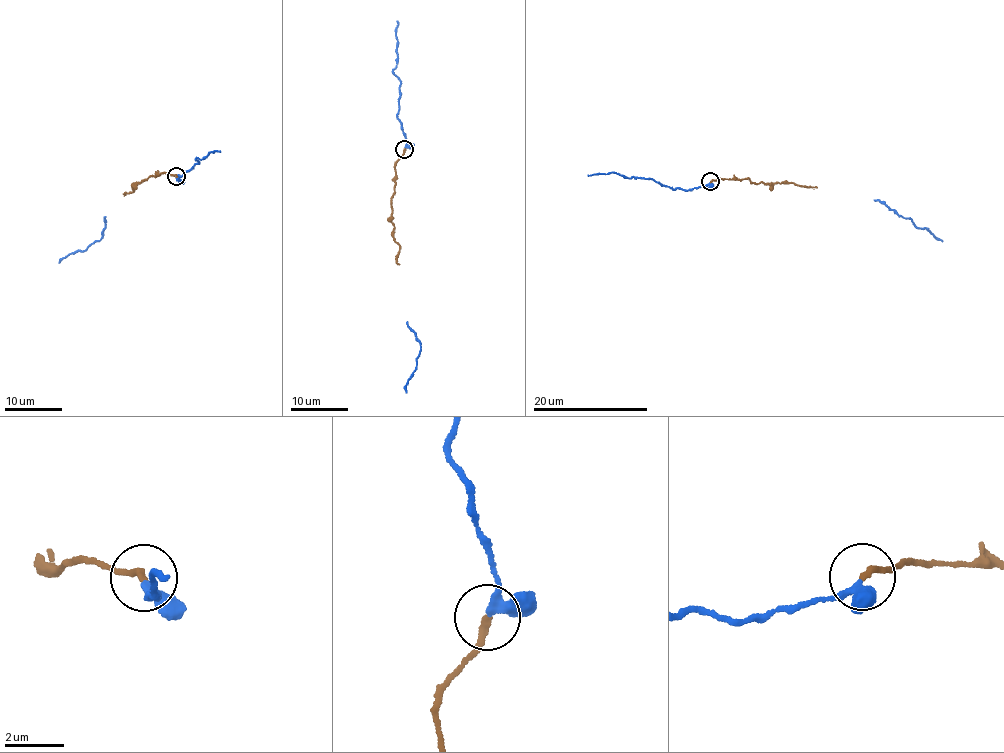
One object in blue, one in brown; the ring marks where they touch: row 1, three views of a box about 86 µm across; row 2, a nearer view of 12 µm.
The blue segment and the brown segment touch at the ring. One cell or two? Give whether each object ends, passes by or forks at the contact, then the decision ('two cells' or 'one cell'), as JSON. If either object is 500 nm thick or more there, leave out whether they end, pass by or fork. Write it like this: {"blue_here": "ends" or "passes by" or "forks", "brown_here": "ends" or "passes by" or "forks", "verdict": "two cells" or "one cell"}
{"blue_here": "passes by", "brown_here": "ends", "verdict": "one cell"}

